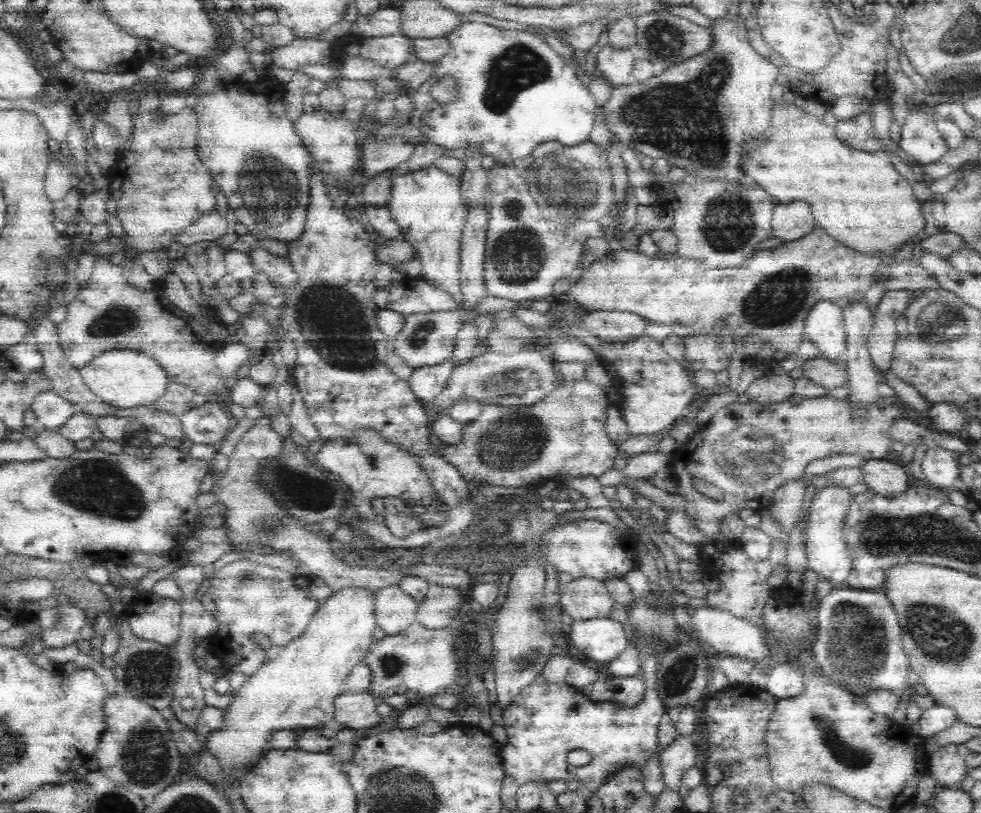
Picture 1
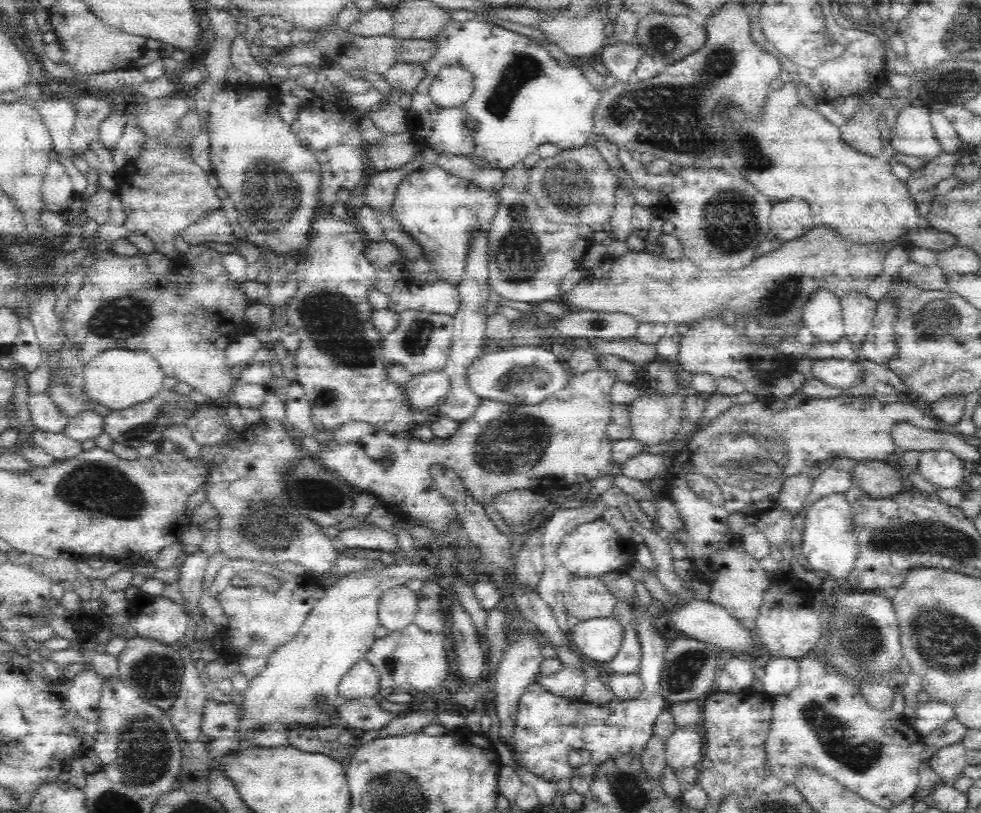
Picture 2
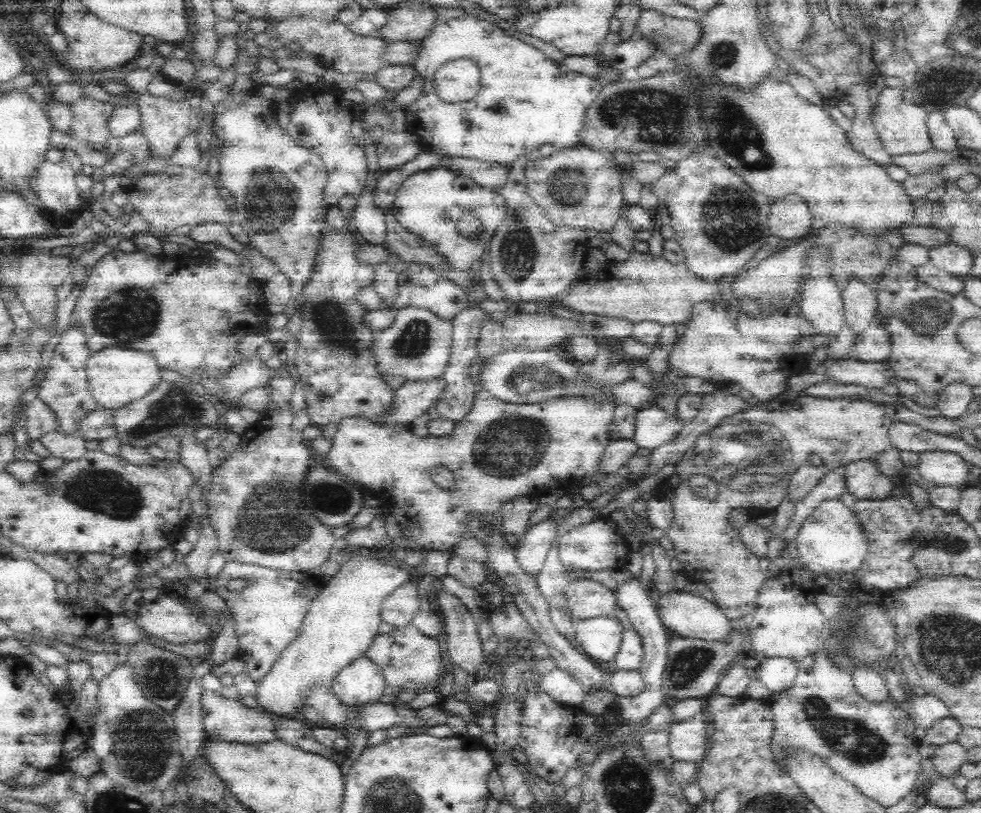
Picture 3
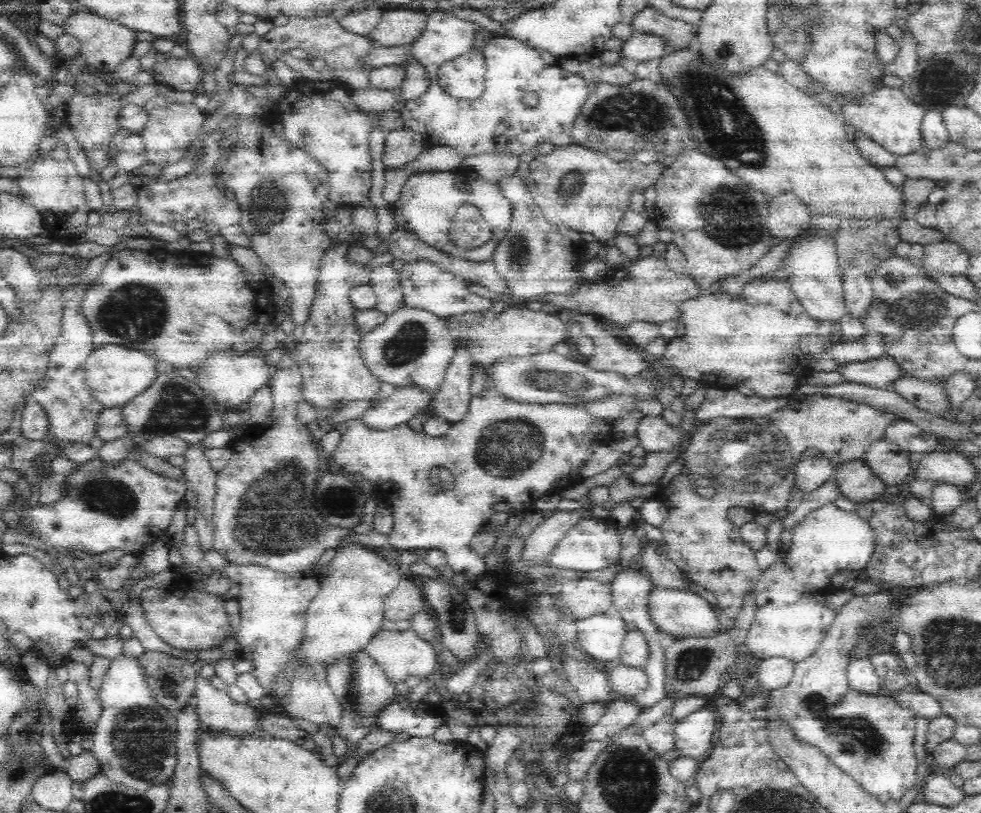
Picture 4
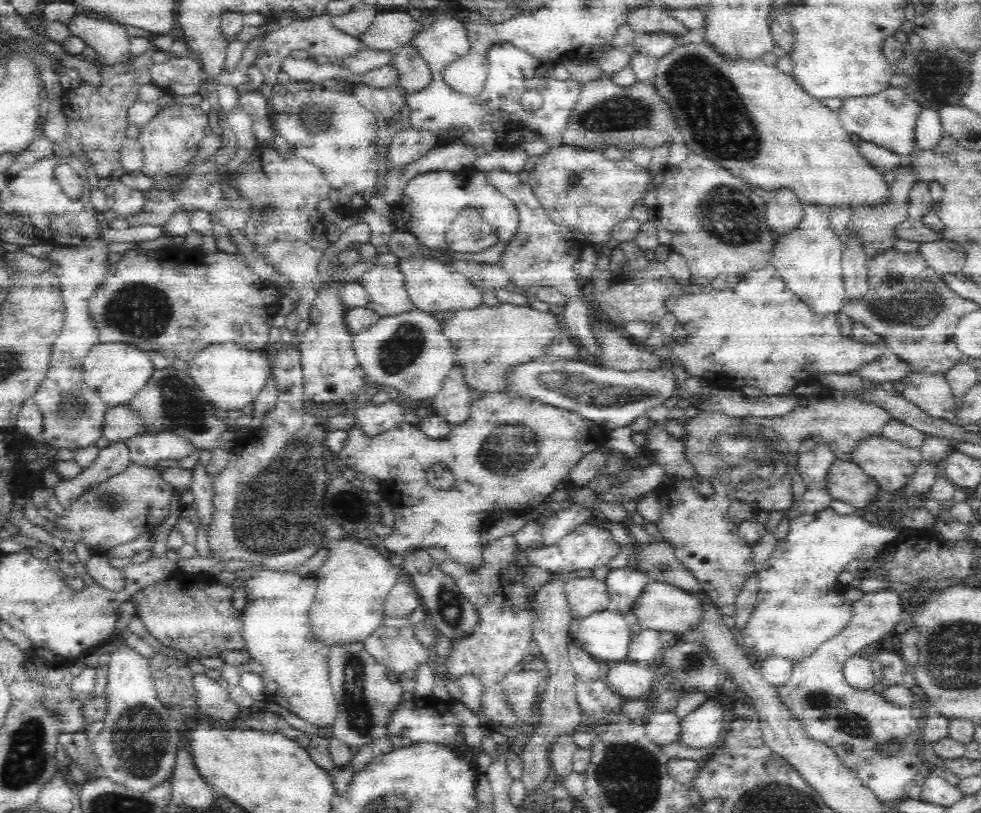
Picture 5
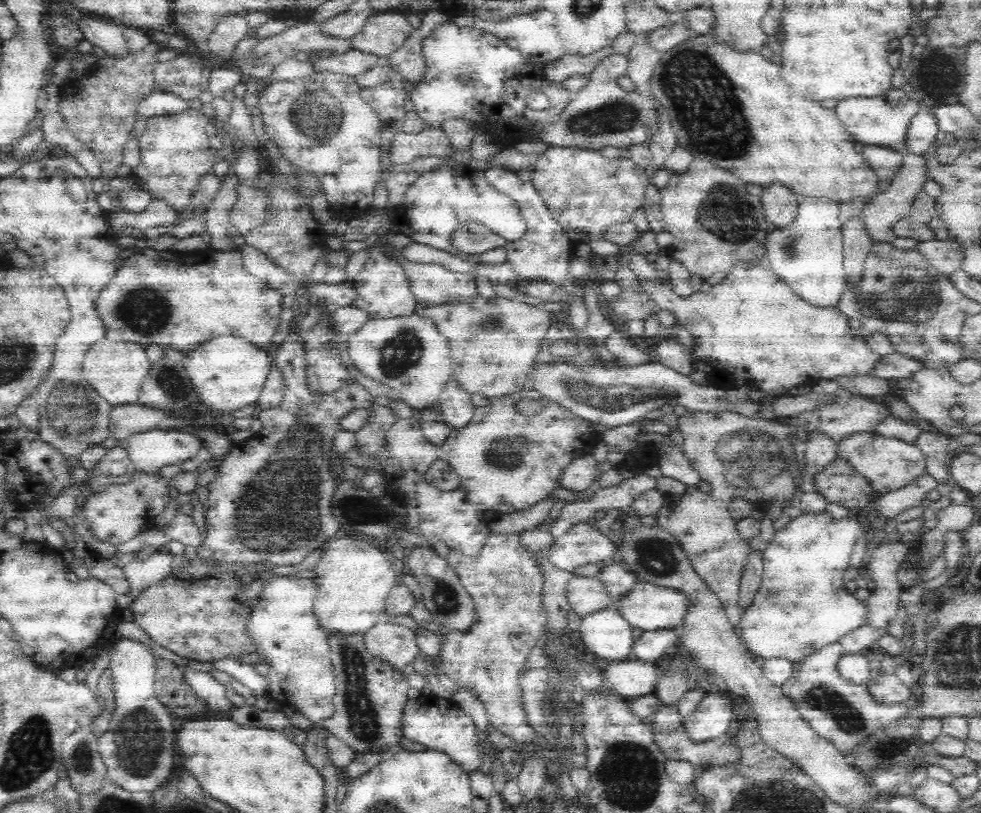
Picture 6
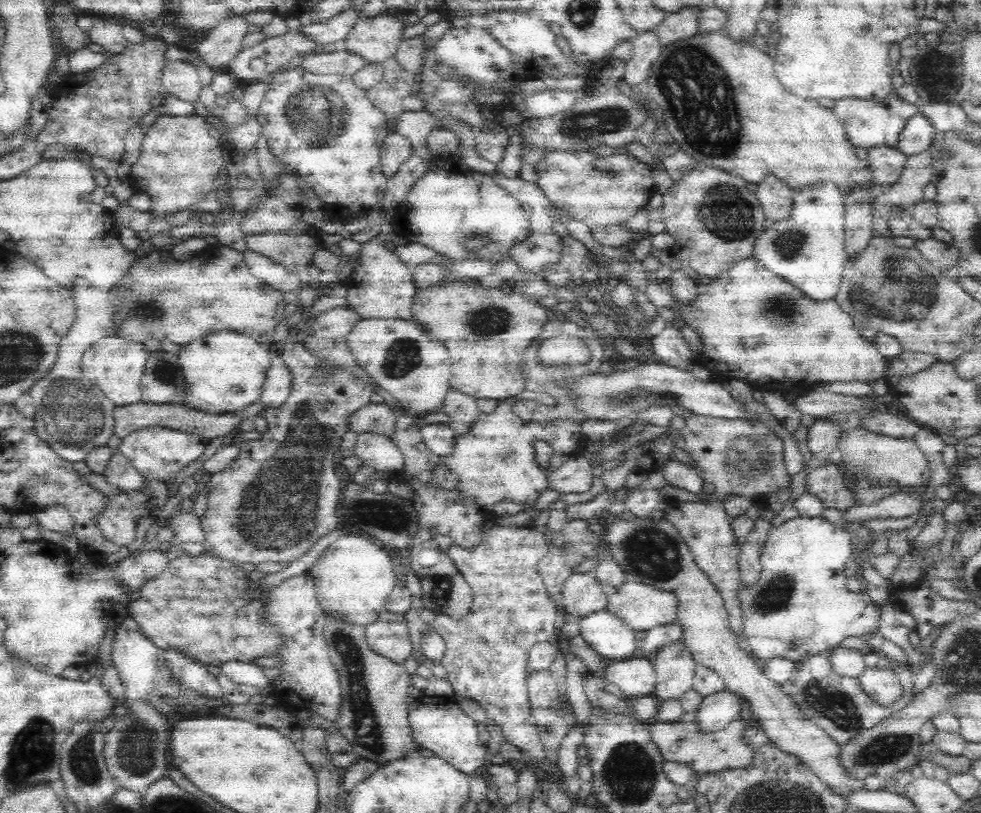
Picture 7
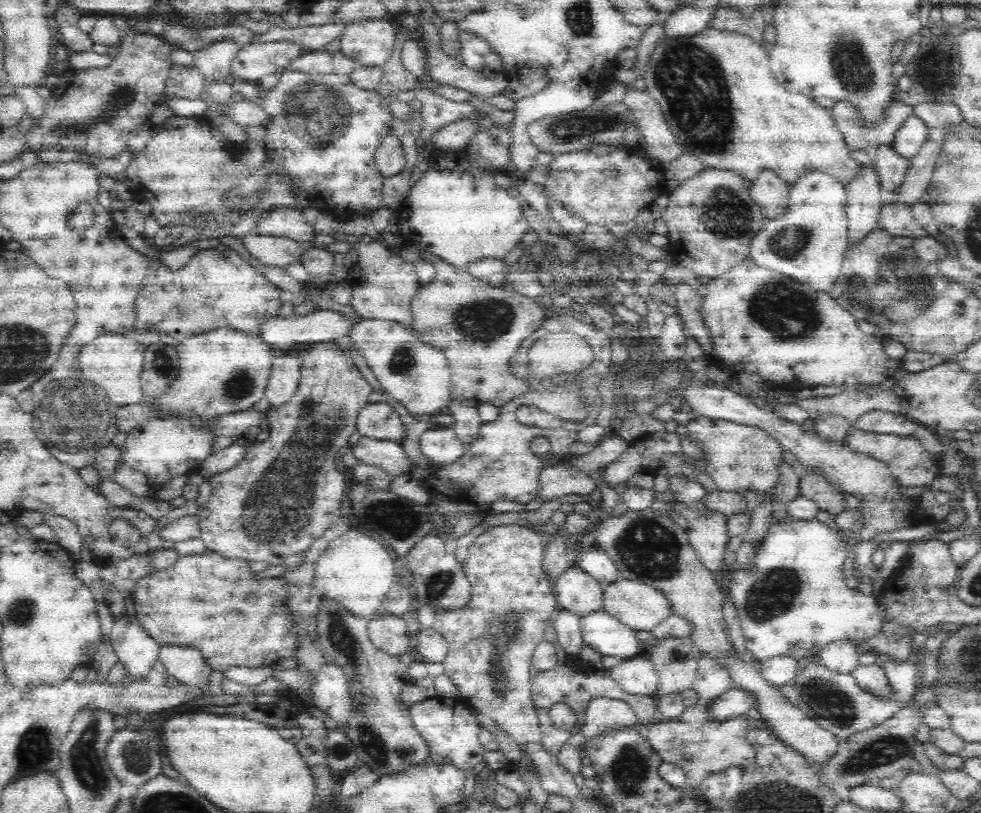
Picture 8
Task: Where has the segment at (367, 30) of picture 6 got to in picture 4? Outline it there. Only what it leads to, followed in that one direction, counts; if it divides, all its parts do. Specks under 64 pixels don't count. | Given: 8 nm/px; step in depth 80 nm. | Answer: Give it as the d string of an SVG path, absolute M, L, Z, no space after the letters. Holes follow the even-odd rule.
M415 5L385 9L378 24L367 39L376 47L392 48L410 46L420 34L427 21L427 14Z

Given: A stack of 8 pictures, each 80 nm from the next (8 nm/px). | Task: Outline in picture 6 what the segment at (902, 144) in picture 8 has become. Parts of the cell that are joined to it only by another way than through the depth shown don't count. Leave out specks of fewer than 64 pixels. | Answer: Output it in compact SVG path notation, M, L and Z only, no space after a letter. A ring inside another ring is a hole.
M921 109L912 118L905 136L905 149L910 154L924 155L937 140L939 128L930 110Z

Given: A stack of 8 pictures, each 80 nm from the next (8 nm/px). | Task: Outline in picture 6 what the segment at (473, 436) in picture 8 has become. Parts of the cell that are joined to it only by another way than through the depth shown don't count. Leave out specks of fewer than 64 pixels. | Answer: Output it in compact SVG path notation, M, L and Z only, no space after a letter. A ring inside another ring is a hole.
M448 380L440 394L436 409L445 424L448 424L452 429L461 430L471 424L470 420L472 420L476 408L477 406L470 399L470 394L458 386L457 382Z

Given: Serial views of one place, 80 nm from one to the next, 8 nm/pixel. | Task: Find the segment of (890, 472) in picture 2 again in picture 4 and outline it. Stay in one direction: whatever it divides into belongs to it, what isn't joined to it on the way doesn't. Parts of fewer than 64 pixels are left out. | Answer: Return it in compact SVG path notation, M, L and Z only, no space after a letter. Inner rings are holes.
M862 459L840 463L832 479L839 496L854 504L881 500L882 494L889 490Z

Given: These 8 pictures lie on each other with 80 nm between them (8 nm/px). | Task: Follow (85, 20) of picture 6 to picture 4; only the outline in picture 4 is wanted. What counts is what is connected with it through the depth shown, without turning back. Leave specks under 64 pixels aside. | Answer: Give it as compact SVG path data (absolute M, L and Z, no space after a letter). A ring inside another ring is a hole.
M77 3L73 4L72 14L64 20L61 27L66 34L70 34L78 40L80 44L78 54L83 60L83 66L99 74L110 69L116 70L122 62L132 56L132 50L138 42L135 31L132 29L126 28L122 24L116 24L112 20L94 16L94 13Z

